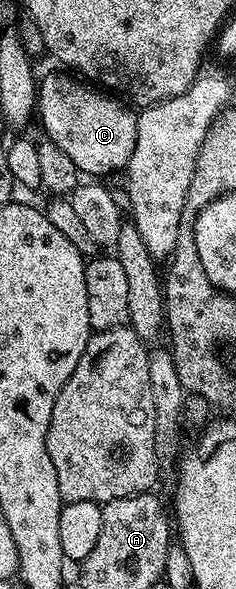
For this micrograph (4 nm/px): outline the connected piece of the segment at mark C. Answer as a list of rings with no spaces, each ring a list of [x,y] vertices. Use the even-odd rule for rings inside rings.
[[[61,72],[54,76],[42,75],[39,80],[36,115],[39,120],[41,116],[41,124],[45,127],[46,134],[65,155],[62,157],[68,163],[74,164],[78,172],[86,177],[105,178],[101,176],[108,172],[120,173],[135,150],[138,113],[122,103],[116,95],[98,90],[92,83],[76,75]]]

